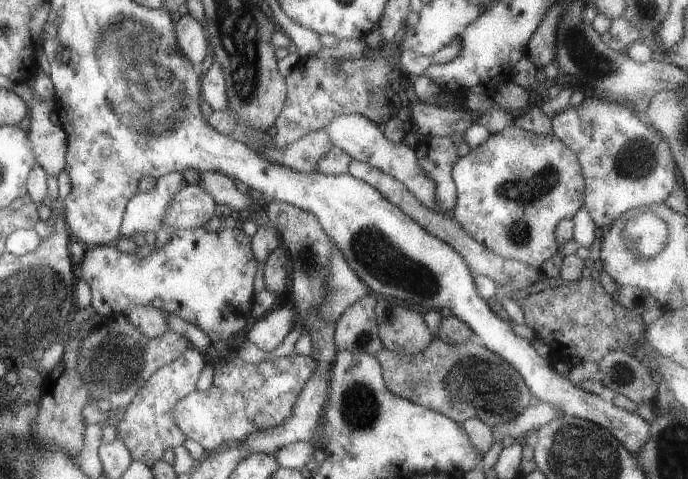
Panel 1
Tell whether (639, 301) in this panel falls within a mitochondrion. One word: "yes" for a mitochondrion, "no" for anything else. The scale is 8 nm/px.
no

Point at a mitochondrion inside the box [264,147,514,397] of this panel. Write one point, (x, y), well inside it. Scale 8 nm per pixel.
(394, 270)

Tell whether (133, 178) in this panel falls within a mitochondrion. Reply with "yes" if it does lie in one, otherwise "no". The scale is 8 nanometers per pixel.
no

